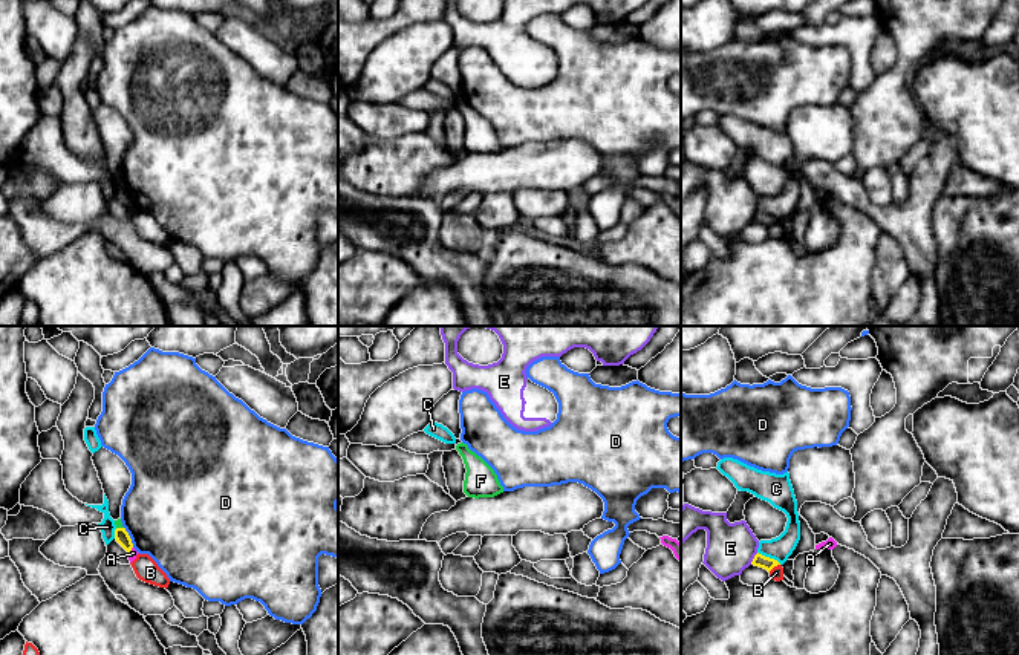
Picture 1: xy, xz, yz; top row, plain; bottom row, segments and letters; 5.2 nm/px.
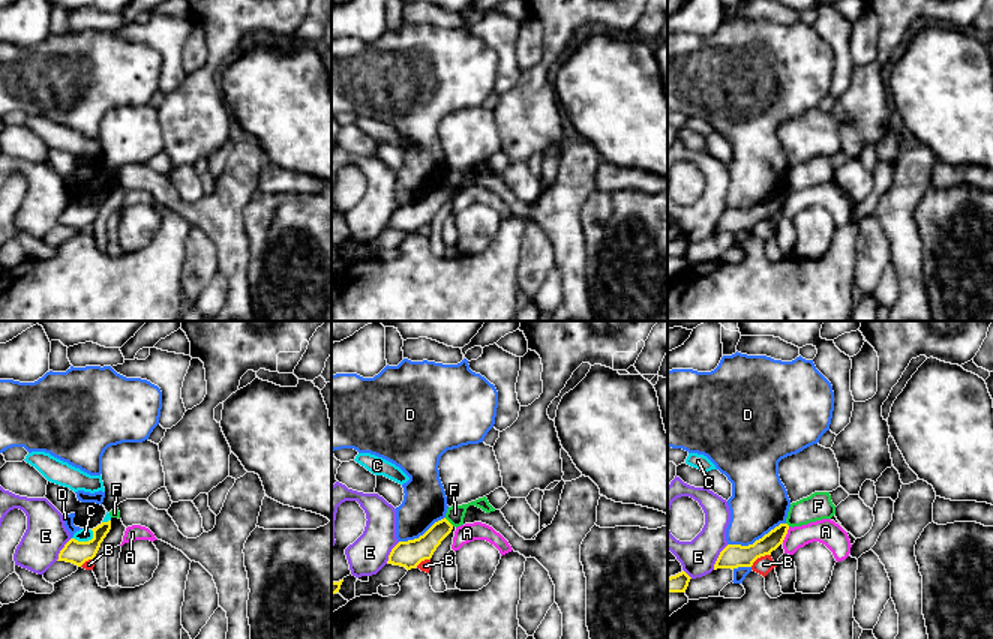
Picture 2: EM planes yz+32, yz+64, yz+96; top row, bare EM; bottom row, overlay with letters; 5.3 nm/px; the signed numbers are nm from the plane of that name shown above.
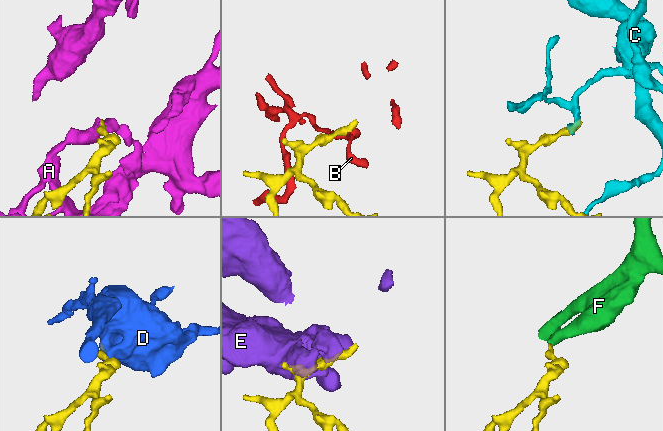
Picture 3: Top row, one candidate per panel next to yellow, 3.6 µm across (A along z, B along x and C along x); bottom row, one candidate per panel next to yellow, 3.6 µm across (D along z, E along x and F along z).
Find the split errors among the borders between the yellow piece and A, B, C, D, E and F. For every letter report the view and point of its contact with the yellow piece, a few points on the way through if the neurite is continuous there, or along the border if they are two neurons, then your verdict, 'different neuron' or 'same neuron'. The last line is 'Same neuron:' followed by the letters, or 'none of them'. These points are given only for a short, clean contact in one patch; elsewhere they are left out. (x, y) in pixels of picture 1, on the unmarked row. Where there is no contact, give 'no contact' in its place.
A: contact xy (130, 207); different neuron
B: contact yz (773, 224); border yz (779, 221), (768, 228); different neuron
C: contact yz (768, 215); different neuron
D: contact xy (129, 195); different neuron
E: contact yz (753, 216); different neuron
F: contact xy (120, 185); border xy (117, 184), (123, 185); different neuron
Same neuron: none of them

